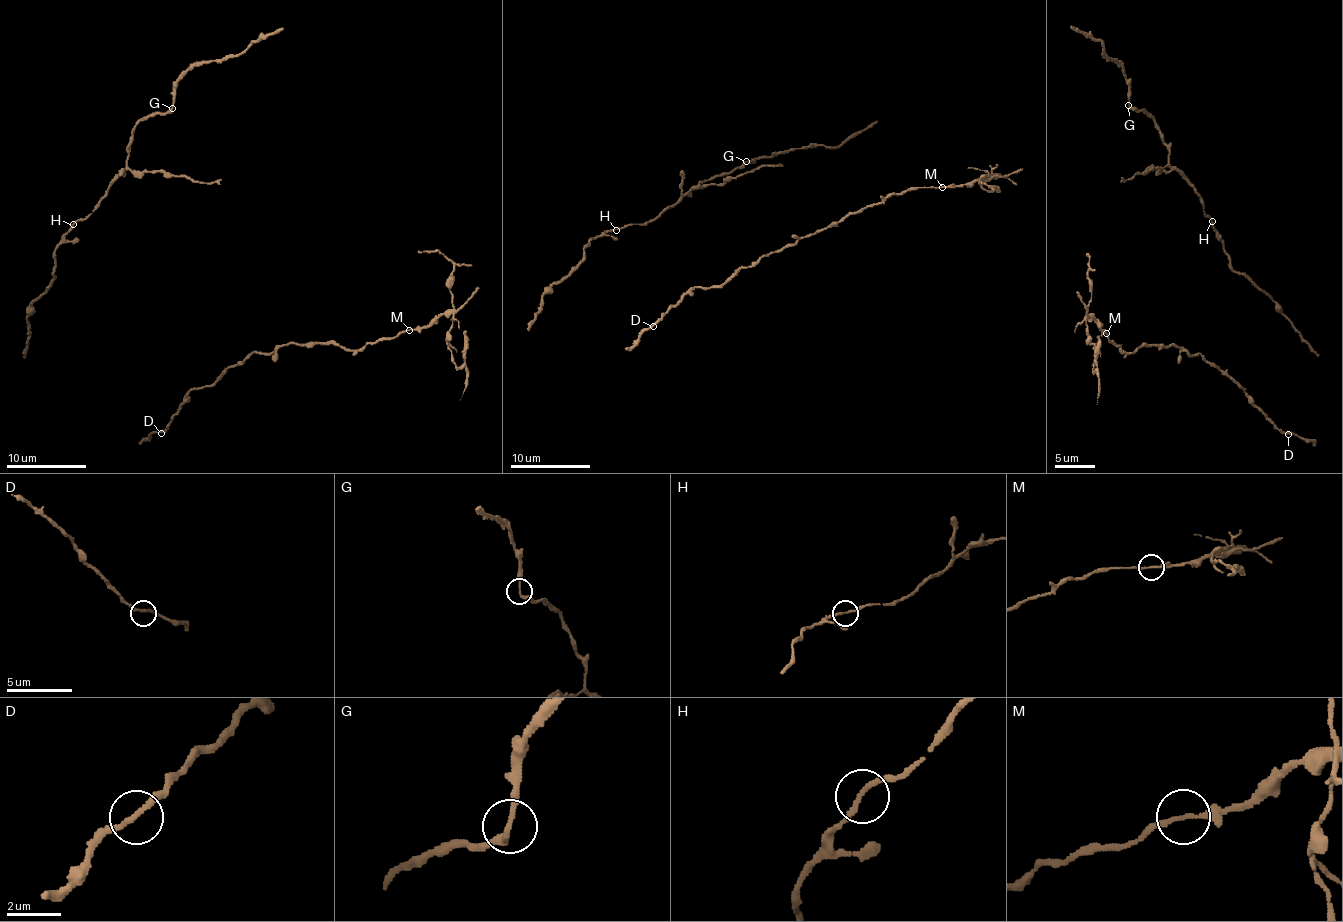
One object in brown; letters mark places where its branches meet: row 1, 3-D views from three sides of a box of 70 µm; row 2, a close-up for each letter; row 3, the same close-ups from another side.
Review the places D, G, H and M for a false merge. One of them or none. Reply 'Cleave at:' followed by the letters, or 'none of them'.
Cleave at: M

